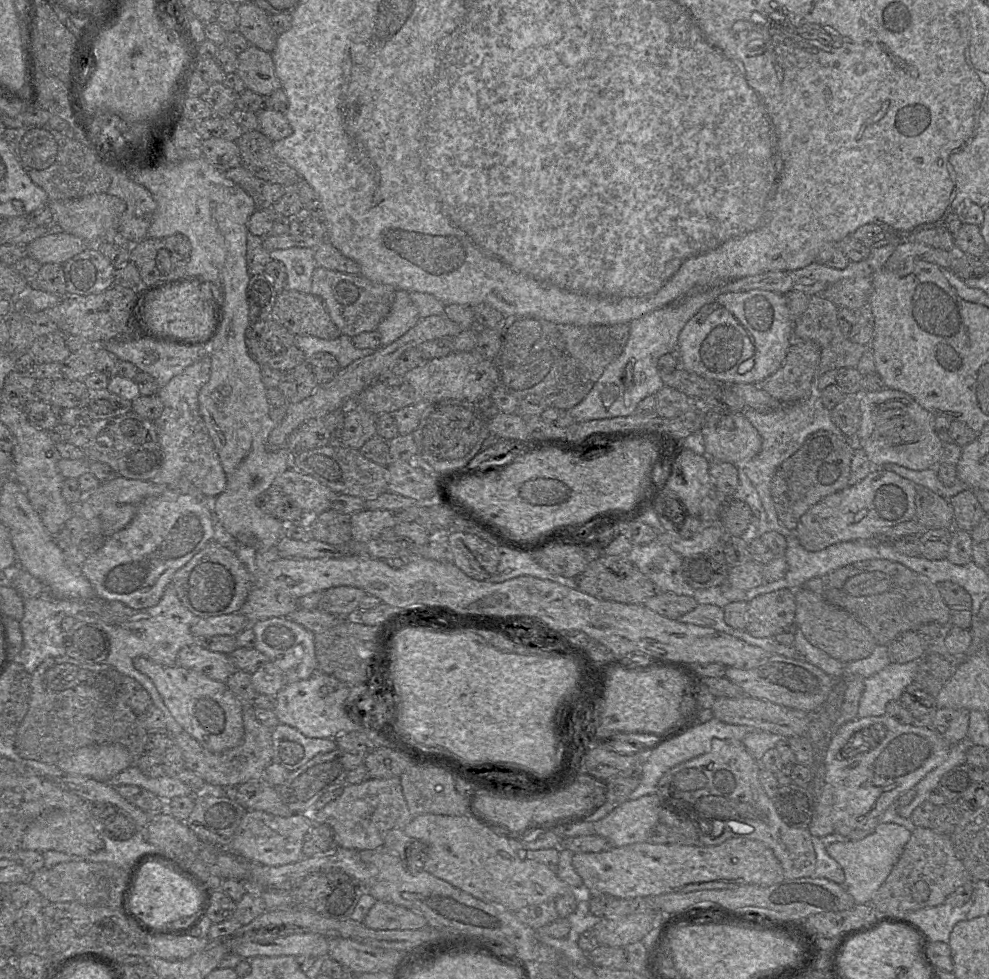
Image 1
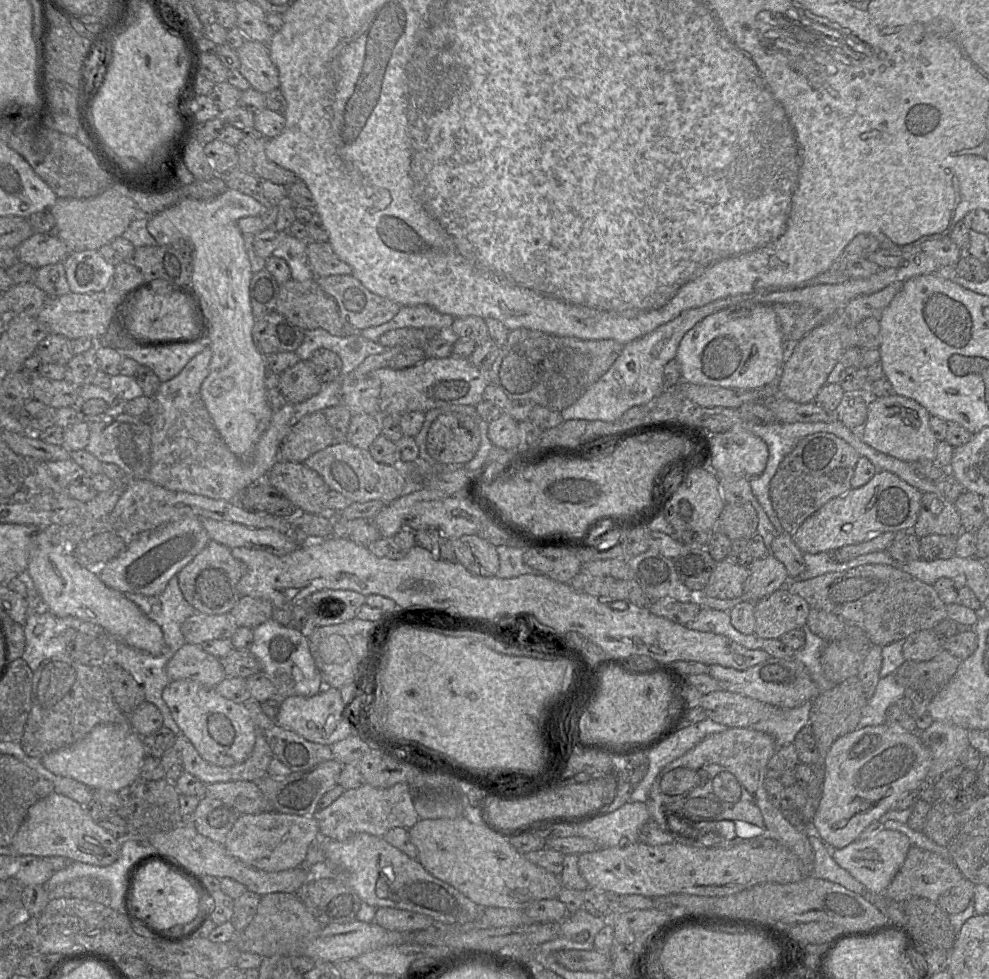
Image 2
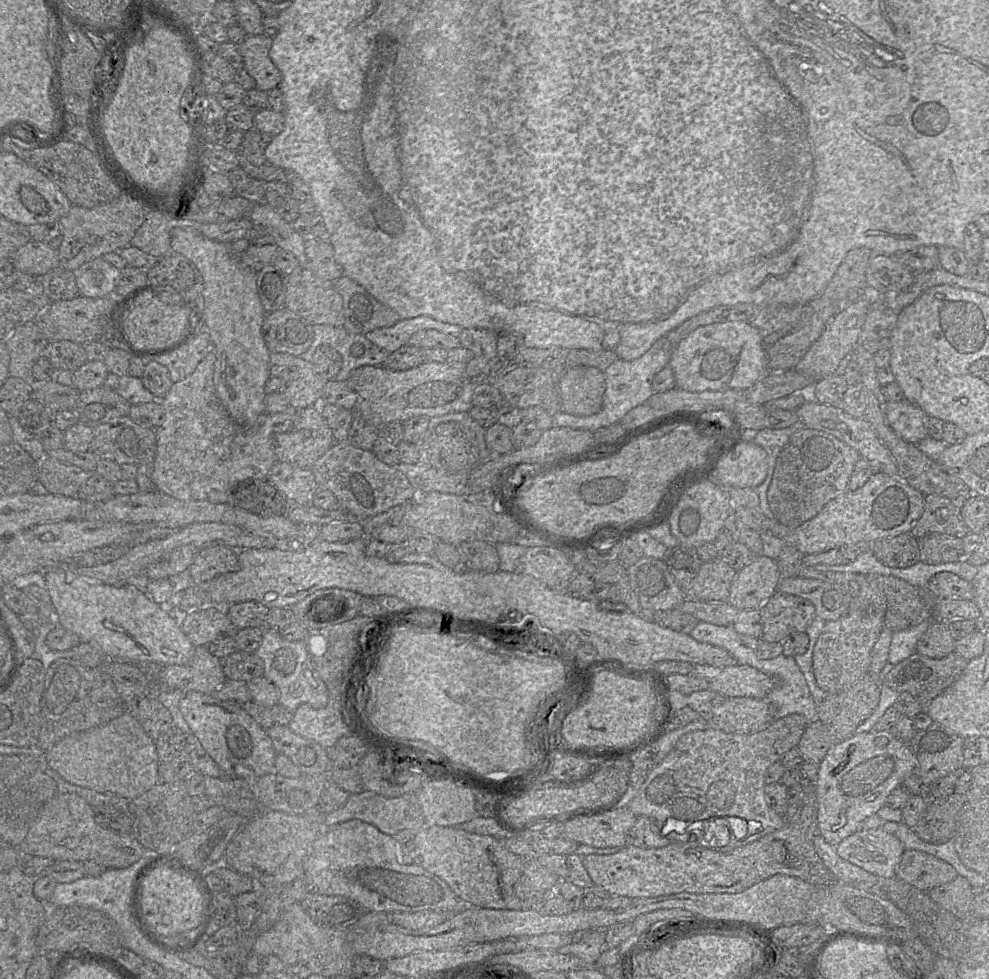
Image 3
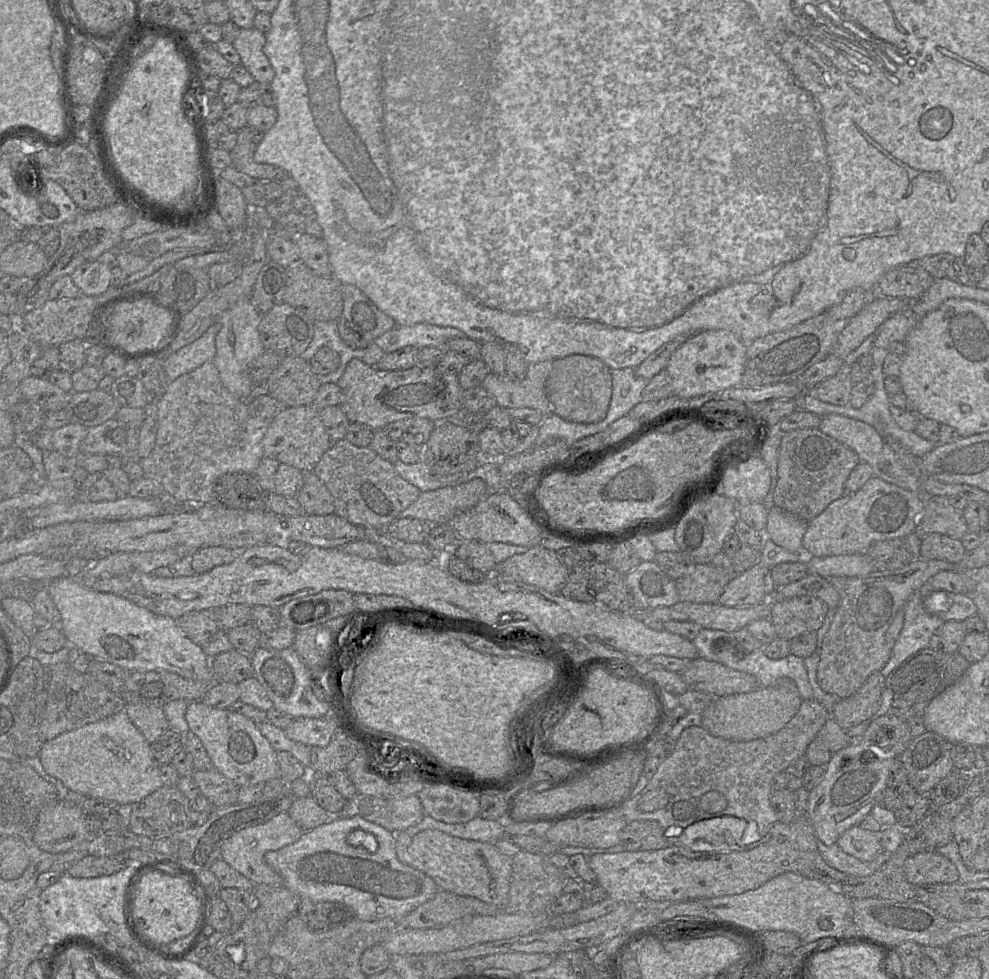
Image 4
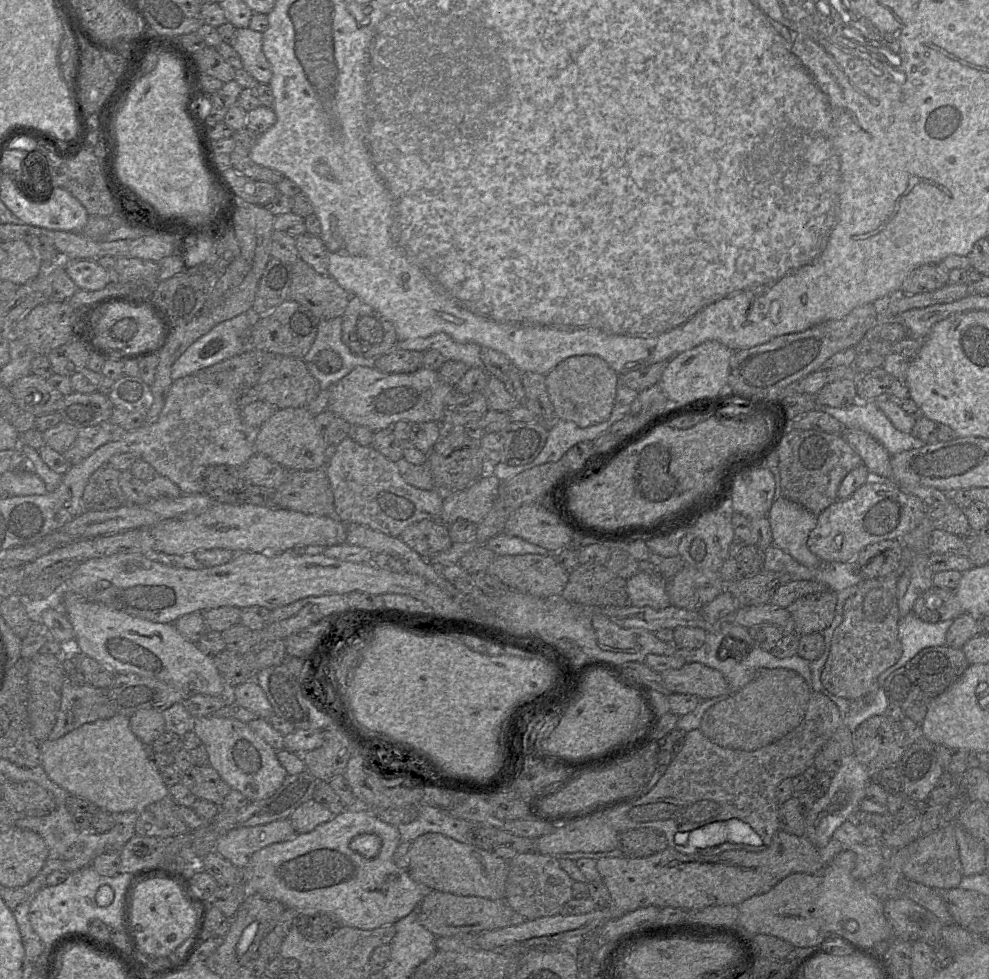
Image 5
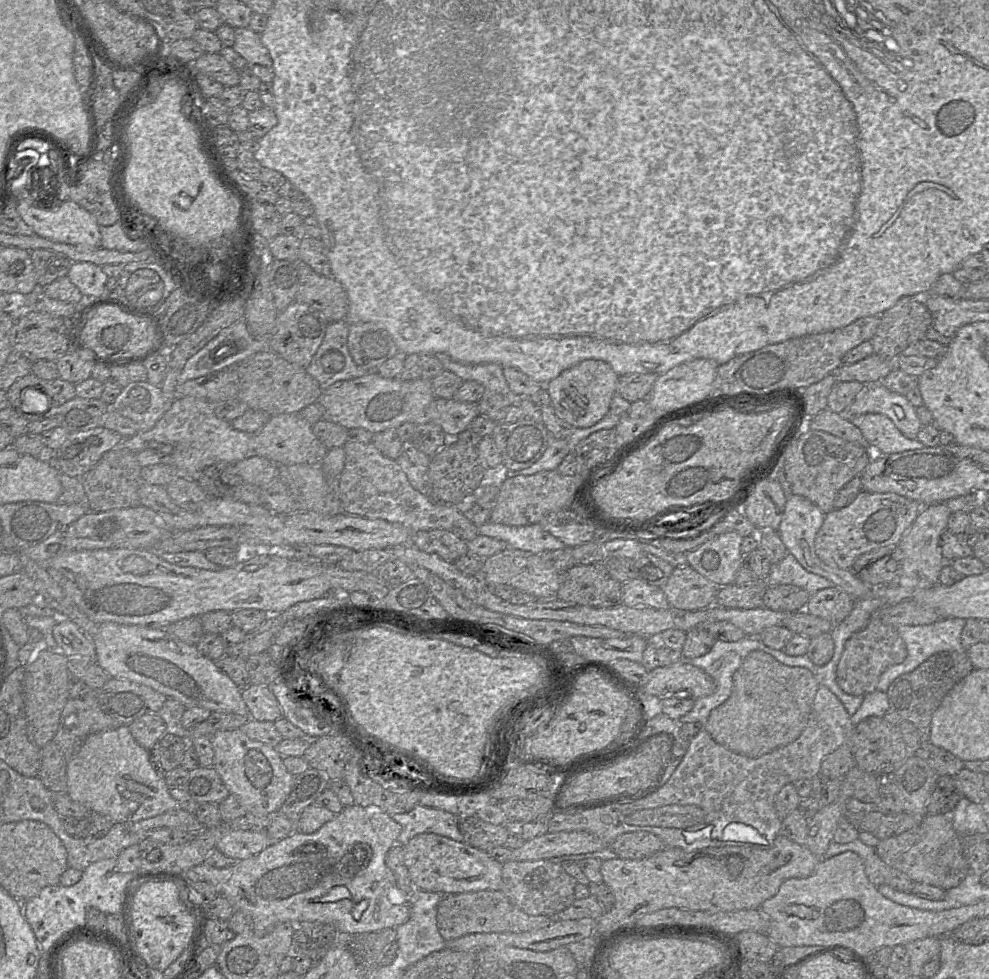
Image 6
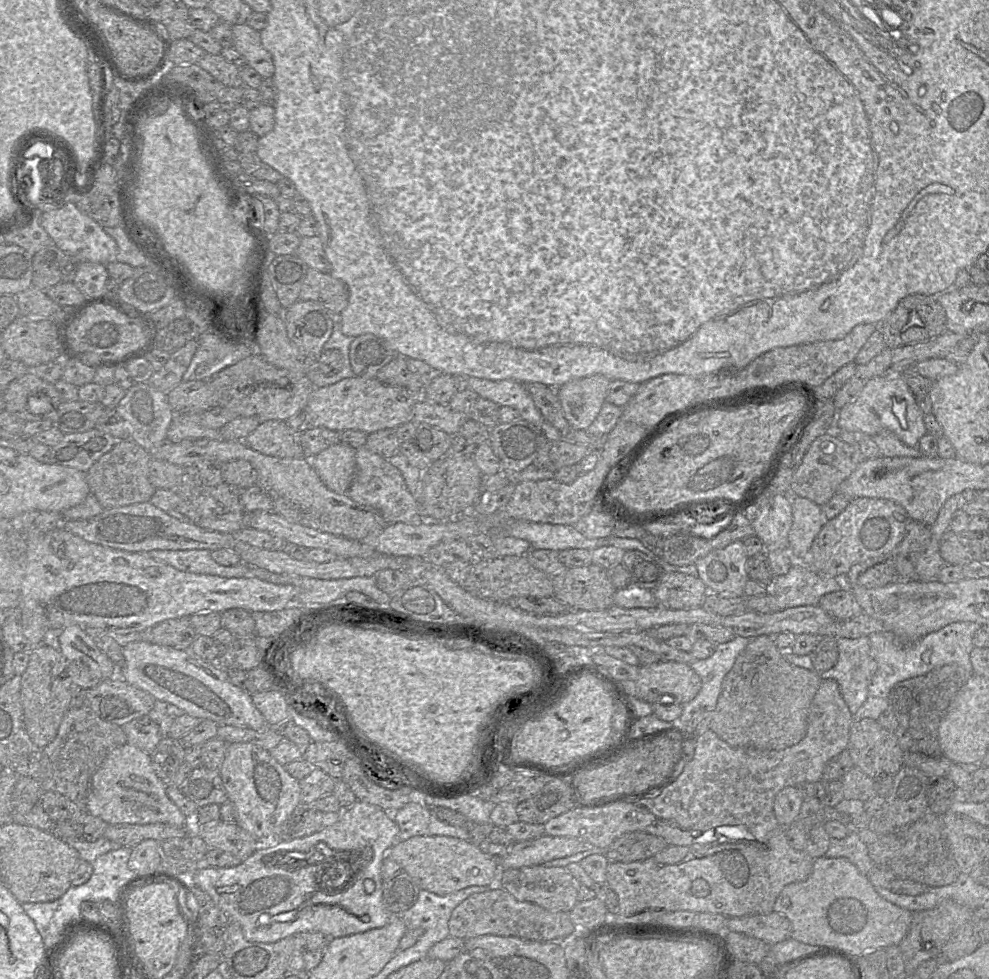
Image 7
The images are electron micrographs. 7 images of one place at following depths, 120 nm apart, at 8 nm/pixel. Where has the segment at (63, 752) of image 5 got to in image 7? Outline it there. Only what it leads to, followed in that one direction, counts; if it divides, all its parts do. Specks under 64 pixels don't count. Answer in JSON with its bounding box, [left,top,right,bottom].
[85,743,188,827]

